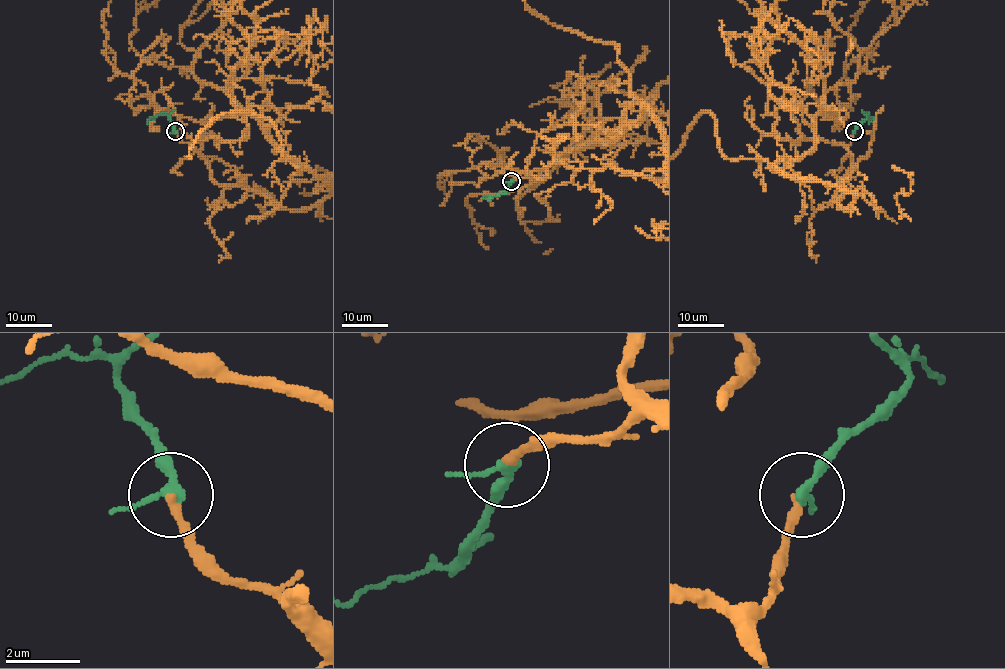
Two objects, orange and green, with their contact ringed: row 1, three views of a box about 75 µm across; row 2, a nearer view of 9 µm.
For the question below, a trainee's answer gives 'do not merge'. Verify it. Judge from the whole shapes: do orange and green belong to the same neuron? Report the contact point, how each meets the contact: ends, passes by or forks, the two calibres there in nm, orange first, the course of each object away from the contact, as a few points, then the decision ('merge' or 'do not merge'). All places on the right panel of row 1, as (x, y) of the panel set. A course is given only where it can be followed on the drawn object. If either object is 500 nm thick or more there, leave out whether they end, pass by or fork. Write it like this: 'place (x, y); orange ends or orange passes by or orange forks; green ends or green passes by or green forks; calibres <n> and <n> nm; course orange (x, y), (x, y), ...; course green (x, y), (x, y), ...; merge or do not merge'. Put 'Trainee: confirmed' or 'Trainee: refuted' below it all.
place (854, 131); orange ends; green passes by; calibres 220 and 240 nm; course orange (853, 131), (837, 183), (845, 210), (853, 194), (763, 159), (728, 159), (702, 112); course green (853, 131), (866, 114), (871, 116), (868, 123); merge
Trainee: refuted

